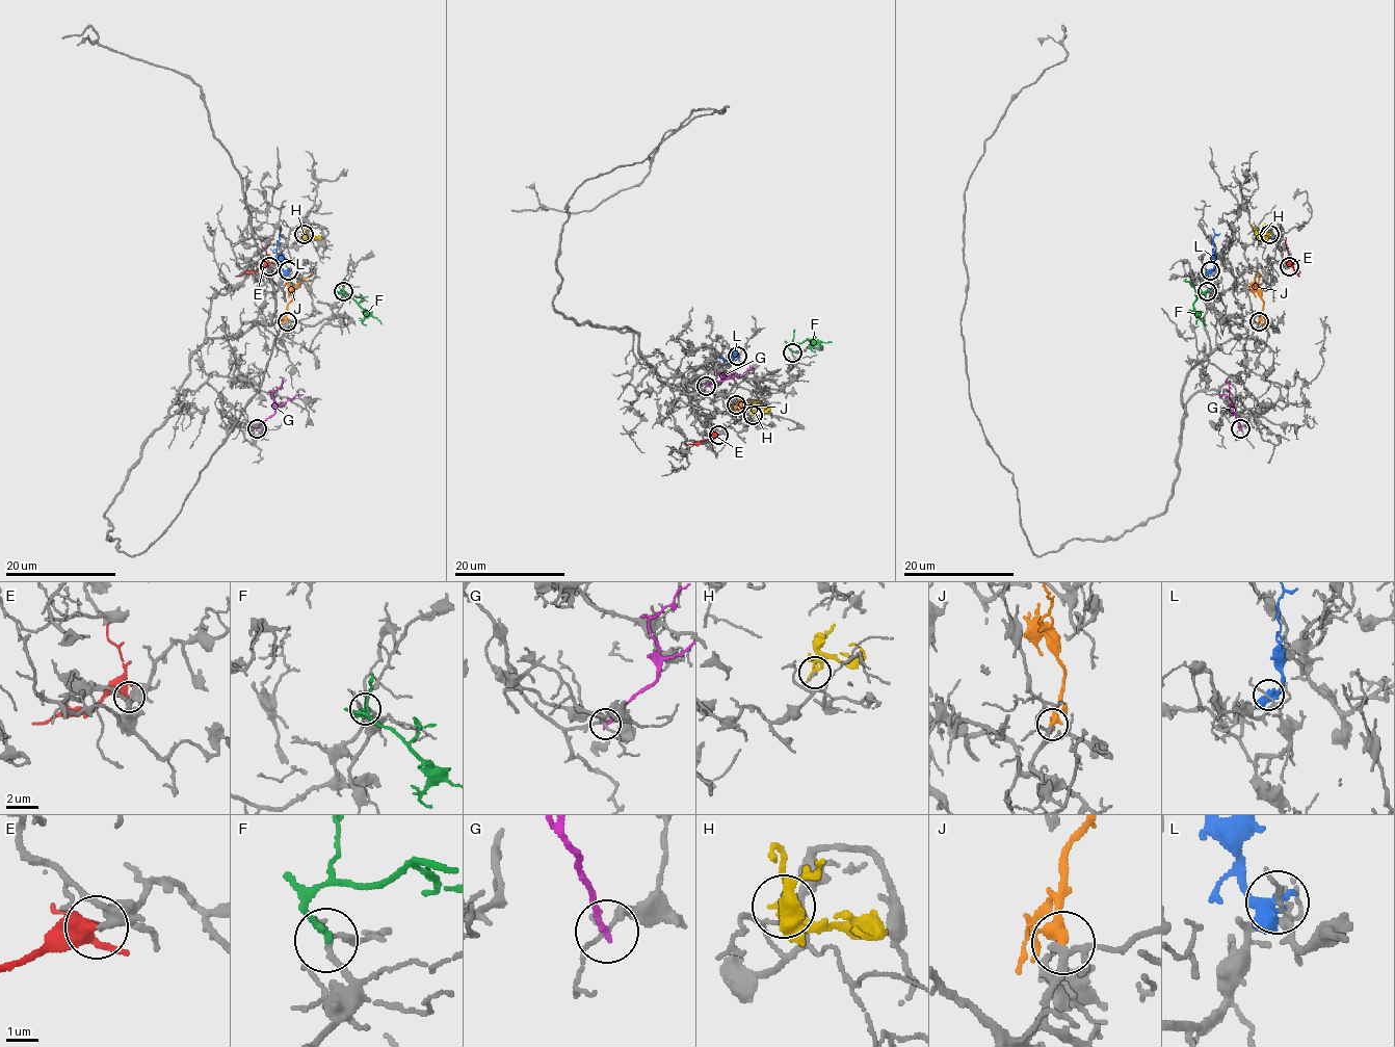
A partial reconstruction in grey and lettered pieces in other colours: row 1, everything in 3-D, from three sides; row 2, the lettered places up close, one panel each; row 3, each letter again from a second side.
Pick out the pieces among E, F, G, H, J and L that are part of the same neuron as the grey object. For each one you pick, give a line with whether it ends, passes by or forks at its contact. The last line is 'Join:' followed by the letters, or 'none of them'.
F: It ends there
J: It passes by
Join: F, J

